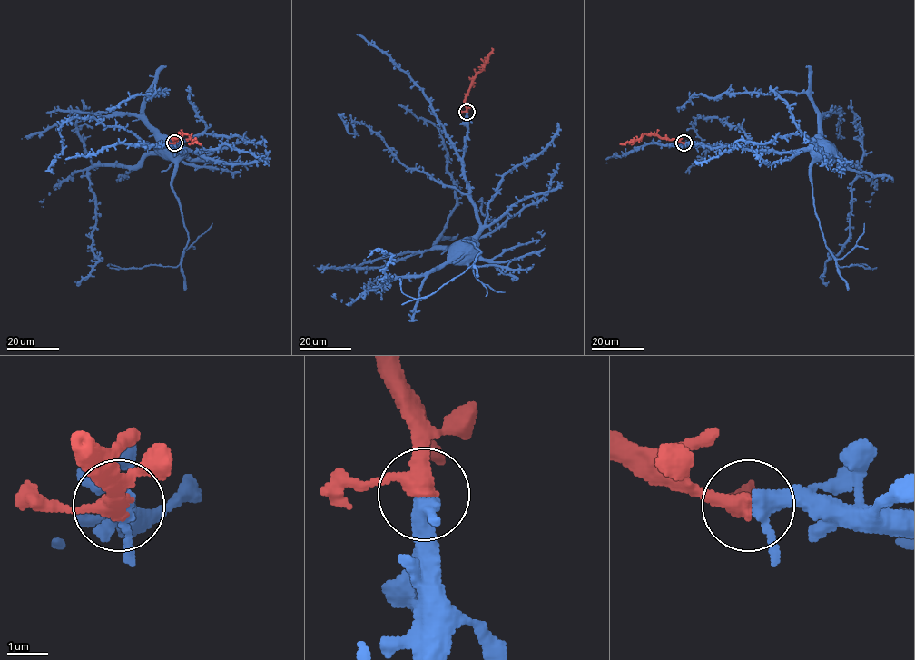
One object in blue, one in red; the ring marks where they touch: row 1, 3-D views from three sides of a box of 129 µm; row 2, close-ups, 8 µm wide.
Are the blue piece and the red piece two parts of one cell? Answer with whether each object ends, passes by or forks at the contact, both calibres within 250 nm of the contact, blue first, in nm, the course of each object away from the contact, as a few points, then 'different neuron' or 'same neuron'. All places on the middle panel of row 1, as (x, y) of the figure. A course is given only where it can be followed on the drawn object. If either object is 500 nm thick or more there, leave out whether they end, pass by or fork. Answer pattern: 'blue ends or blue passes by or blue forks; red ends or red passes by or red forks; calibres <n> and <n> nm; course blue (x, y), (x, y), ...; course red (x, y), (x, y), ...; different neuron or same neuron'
blue passes by; red passes by; calibres 360 and 360 nm; course blue (467, 113), (463, 169), (468, 199), (475, 208), (479, 224), (479, 230), (468, 237); course red (467, 112), (465, 94), (491, 48); same neuron

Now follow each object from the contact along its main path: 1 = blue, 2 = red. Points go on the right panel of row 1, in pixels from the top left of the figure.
1: (684, 142), (711, 147), (741, 146), (758, 152), (801, 152), (809, 147)
2: (683, 142), (644, 134), (620, 144)

